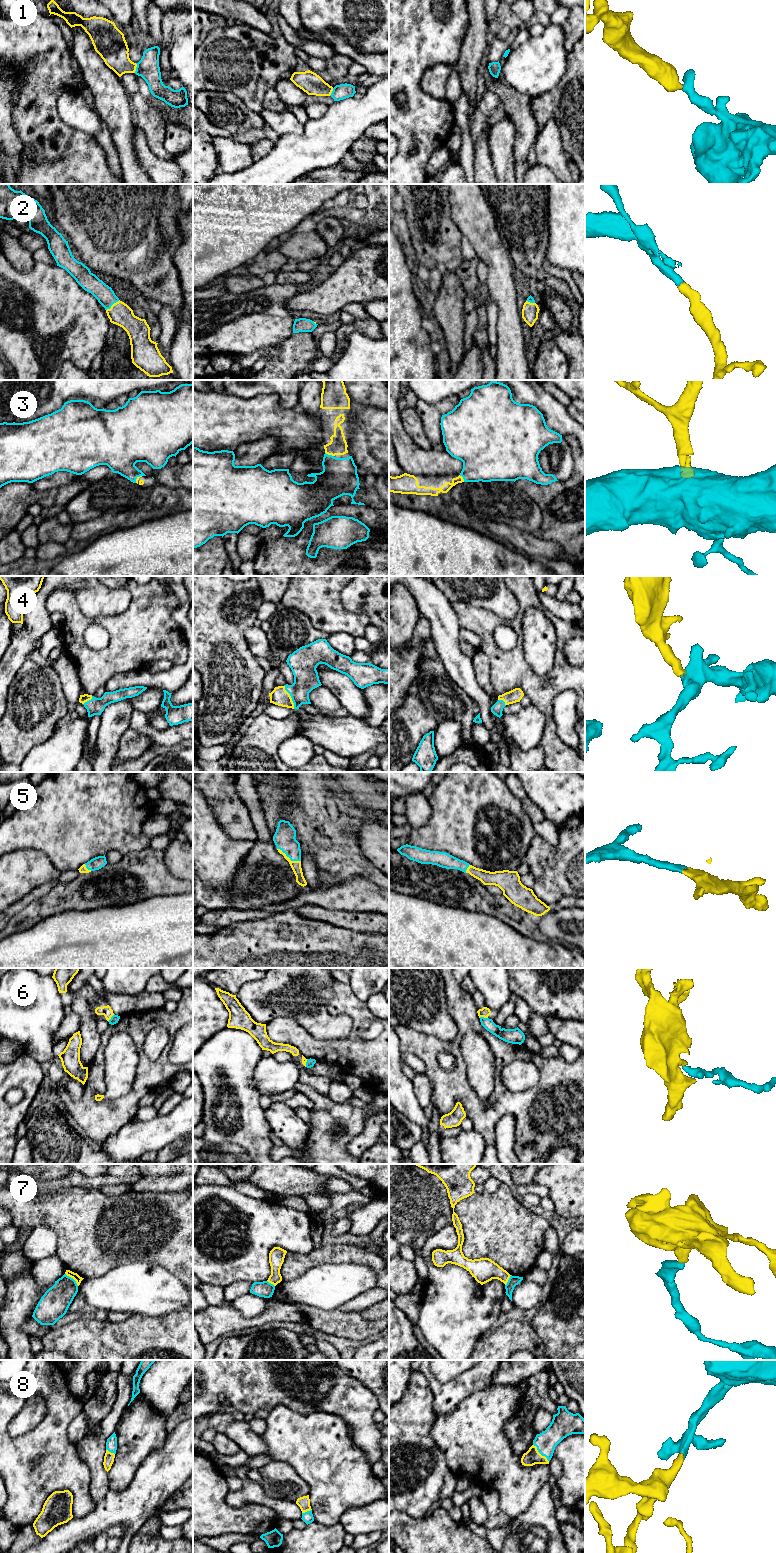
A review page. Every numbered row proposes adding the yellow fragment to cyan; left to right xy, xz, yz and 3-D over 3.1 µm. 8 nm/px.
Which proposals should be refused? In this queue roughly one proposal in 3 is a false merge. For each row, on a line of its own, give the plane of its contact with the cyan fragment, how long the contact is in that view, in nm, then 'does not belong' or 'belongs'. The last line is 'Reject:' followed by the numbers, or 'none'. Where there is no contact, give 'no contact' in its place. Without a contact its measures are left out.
1: contact in xy; length 80 nm; belongs
2: contact in xy; length 140 nm; belongs
3: contact in xz; length 80 nm; belongs
4: contact in xz; length 200 nm; belongs
5: contact in xz; length 220 nm; belongs
6: contact in yz; length 70 nm; does not belong
7: contact in xy; length 150 nm; does not belong
8: contact in yz; length 190 nm; belongs
Reject: 6, 7

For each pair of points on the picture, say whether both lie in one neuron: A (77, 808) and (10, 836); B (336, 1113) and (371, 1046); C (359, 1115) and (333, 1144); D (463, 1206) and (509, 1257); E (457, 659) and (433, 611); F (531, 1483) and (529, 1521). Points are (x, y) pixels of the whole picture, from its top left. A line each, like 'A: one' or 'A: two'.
A: one
B: two
C: one
D: one
E: one
F: two

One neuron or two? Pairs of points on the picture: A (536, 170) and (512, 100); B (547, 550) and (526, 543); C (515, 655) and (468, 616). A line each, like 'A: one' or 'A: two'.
A: two
B: one
C: one

